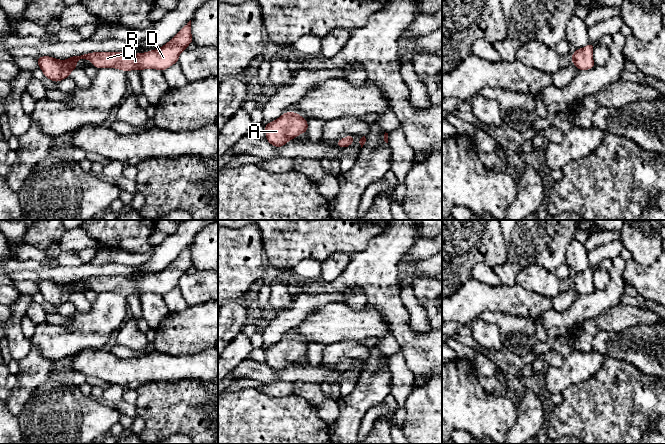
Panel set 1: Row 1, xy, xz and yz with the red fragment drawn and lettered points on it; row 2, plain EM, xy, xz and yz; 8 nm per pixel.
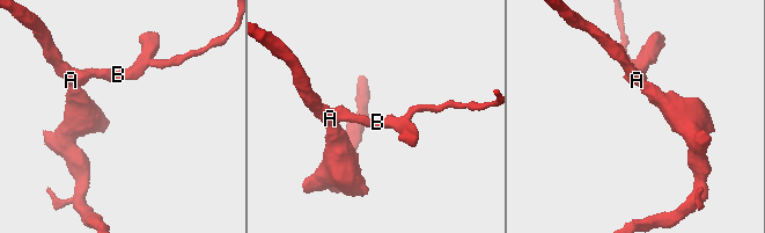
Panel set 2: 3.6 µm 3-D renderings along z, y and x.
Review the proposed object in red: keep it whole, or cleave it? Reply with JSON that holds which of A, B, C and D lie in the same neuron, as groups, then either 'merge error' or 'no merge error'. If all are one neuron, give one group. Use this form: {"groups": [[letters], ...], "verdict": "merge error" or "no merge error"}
{"groups": [["A", "B", "C", "D"]], "verdict": "no merge error"}

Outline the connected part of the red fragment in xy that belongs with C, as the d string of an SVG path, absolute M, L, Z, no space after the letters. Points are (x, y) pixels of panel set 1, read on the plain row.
M191 244L164 270L145 277L92 276L72 280L62 285L50 280L37 282L38 290L45 301L53 306L68 302L70 297L78 293L76 286L80 283L90 284L97 293L115 292L125 296L130 294L157 293L164 295L179 284L179 279L193 266Z

